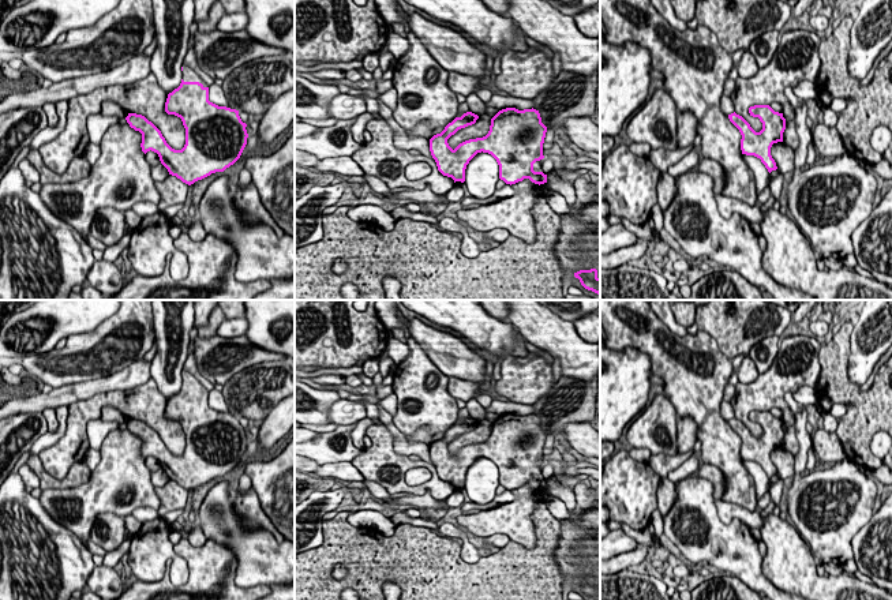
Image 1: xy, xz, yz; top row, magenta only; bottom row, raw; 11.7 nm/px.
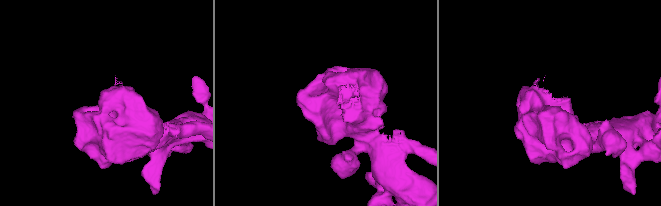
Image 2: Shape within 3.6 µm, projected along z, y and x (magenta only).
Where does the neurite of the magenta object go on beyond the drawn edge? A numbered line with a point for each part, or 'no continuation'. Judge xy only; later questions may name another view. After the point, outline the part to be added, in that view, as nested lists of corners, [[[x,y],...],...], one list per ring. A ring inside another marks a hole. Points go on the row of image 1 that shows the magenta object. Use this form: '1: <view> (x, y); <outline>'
1: xy (145, 97); [[[153,74],[135,82],[131,89],[113,85],[74,97],[68,101],[64,130],[53,140],[42,143],[38,153],[46,168],[63,175],[75,157],[85,154],[90,143],[86,120],[90,115],[101,113],[104,101],[113,101],[130,113],[145,116],[172,149],[181,150],[185,145],[185,128],[180,117],[165,112],[166,98]]]

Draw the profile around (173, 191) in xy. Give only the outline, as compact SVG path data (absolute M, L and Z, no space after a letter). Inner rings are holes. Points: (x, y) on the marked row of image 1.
M169 175L164 181L155 181L155 188L161 196L158 210L162 213L169 206L183 205L185 202L188 184Z

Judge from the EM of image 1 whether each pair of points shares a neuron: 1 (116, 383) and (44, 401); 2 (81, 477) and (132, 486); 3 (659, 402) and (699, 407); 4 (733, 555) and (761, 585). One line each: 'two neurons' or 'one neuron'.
1: one neuron
2: two neurons
3: two neurons
4: one neuron

